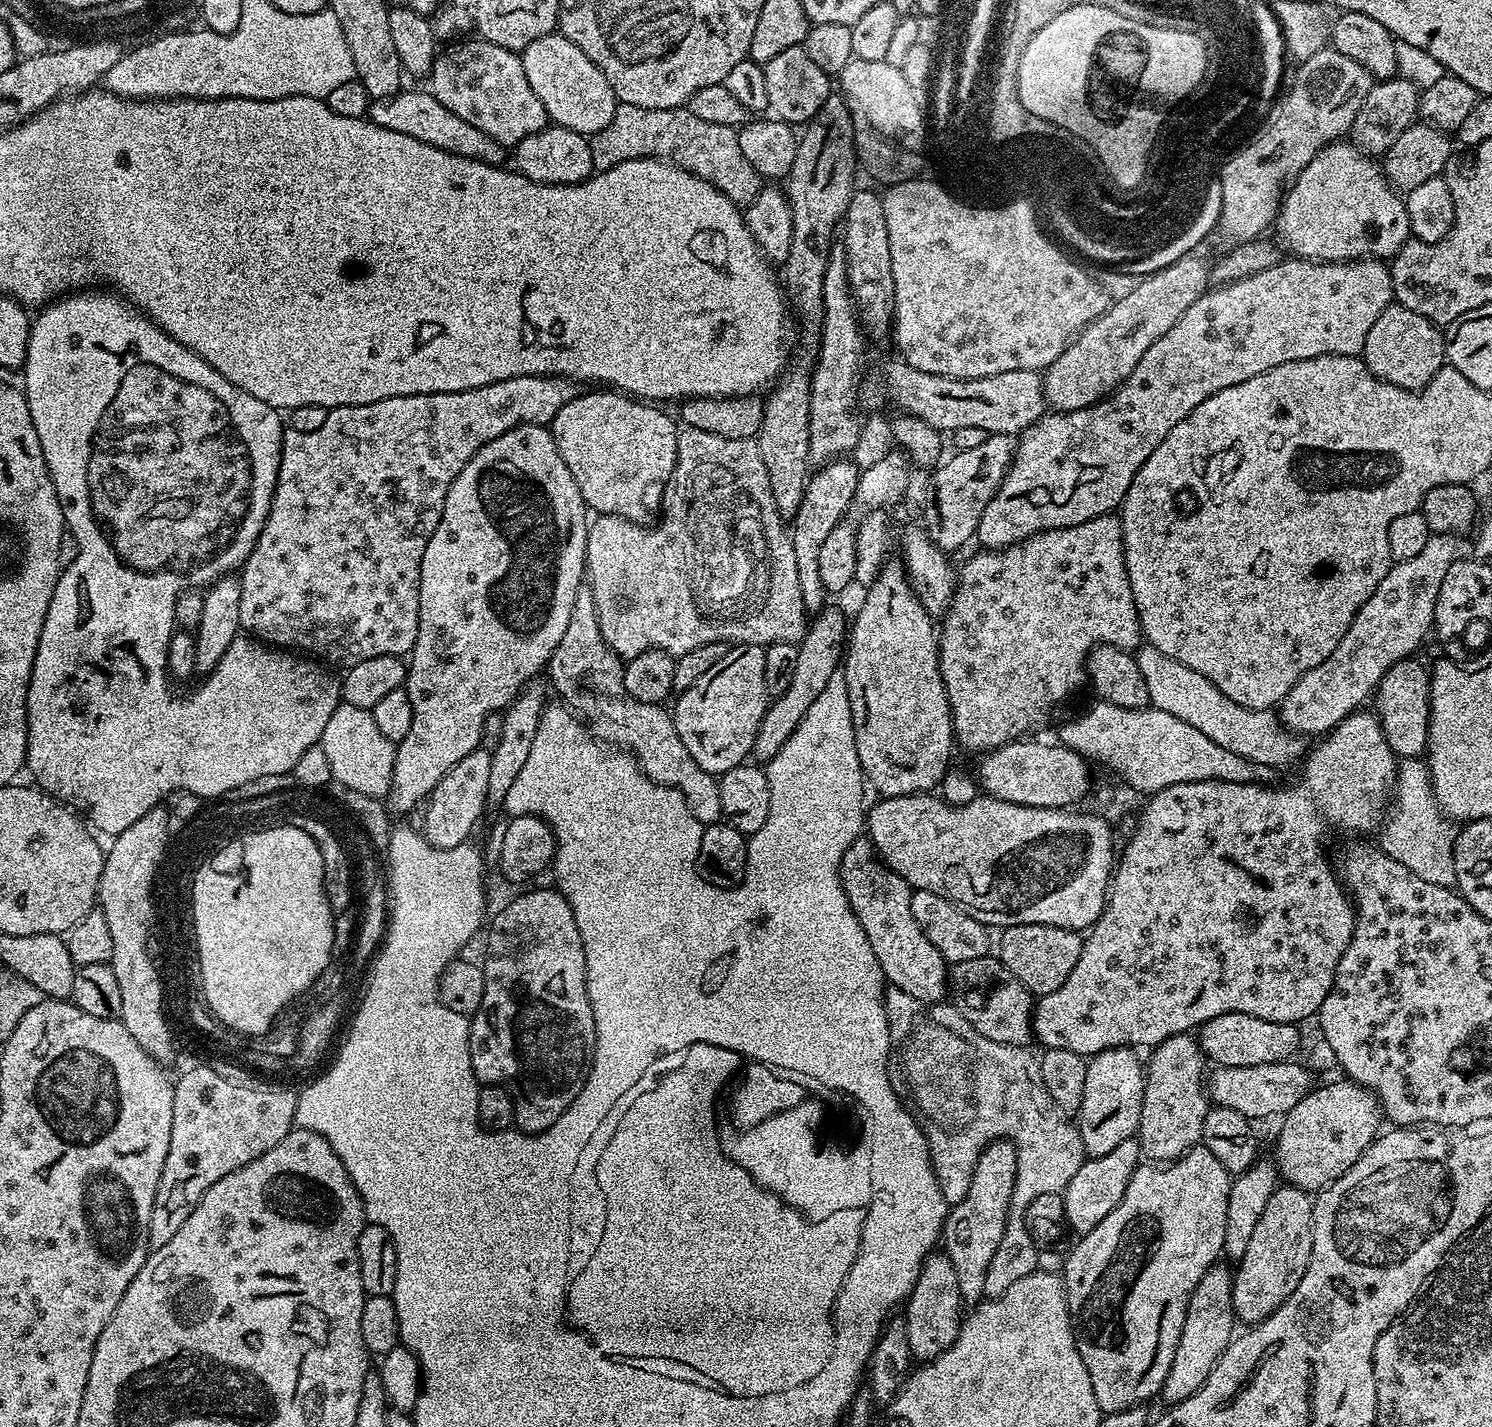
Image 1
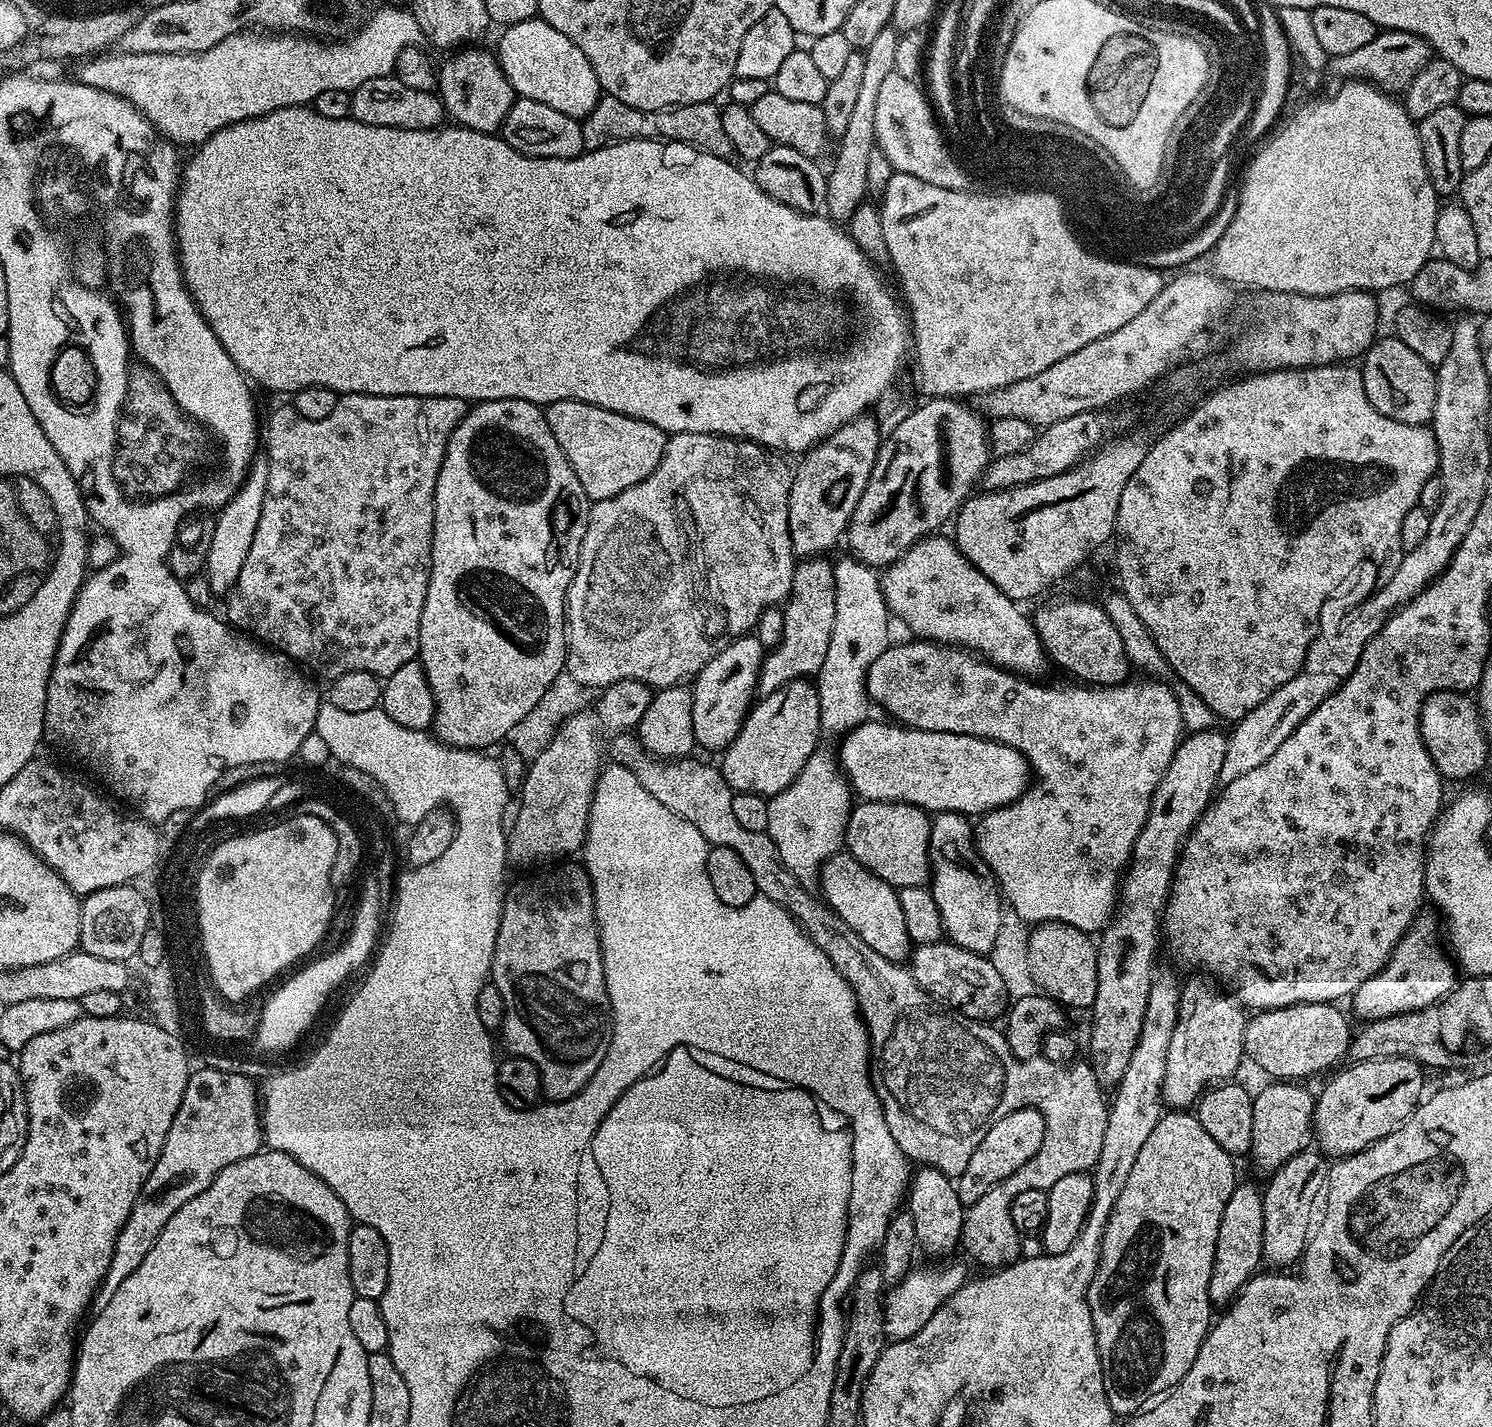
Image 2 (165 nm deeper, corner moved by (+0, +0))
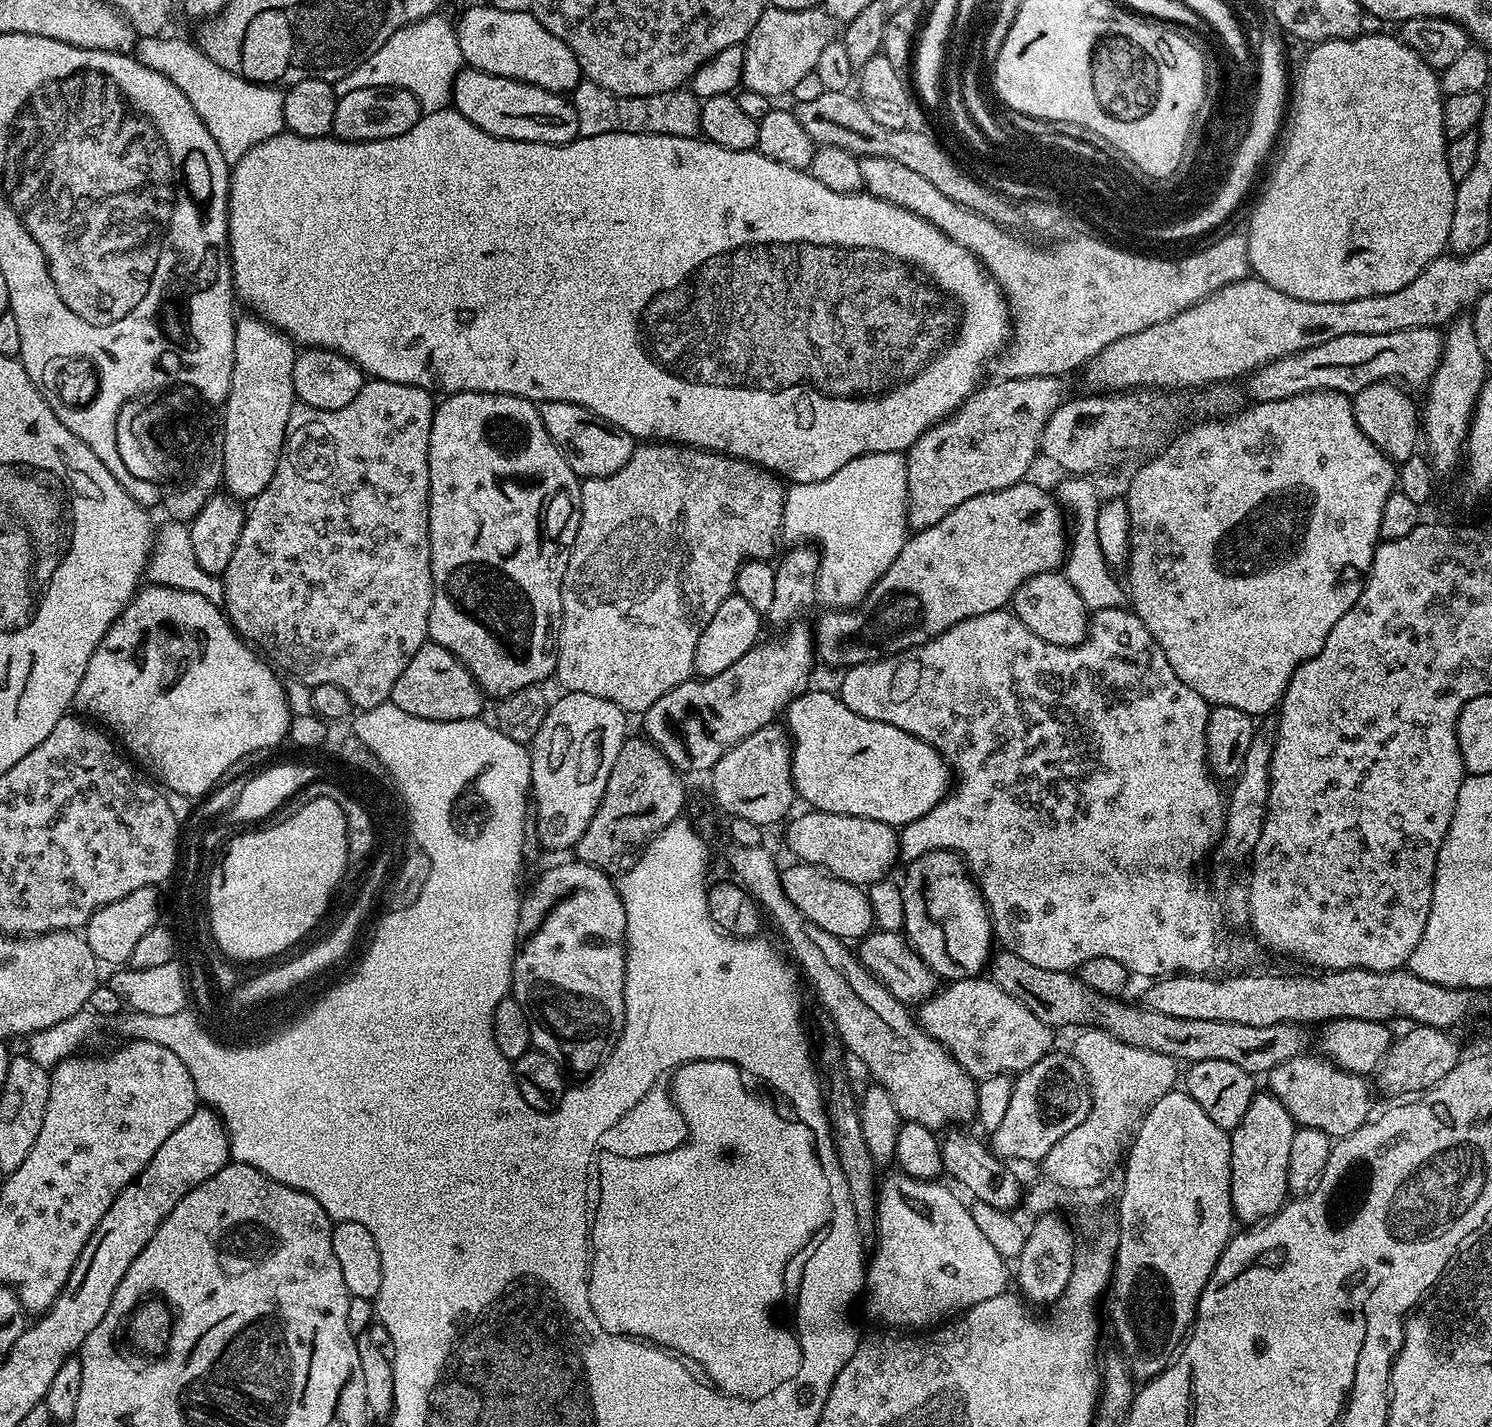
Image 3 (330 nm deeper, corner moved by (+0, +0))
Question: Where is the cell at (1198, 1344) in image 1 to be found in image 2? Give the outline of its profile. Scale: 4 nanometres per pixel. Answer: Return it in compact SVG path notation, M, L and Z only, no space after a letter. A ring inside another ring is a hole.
M1237 1183L1236 1189L1230 1194L1230 1202L1226 1202L1226 1210L1222 1210L1222 1226L1218 1226L1218 1242L1214 1250L1214 1266L1210 1270L1210 1286L1208 1287L1209 1302L1213 1306L1227 1306L1231 1304L1242 1286L1257 1275L1263 1259L1262 1250L1262 1202L1261 1189L1252 1184Z

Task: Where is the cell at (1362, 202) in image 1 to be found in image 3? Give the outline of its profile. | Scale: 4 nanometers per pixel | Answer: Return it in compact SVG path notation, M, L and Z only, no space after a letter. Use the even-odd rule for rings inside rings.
M1369 31L1367 34L1355 36L1352 40L1323 40L1321 44L1309 47L1308 57L1300 64L1300 73L1296 76L1296 89L1291 89L1290 103L1286 108L1286 119L1282 124L1282 140L1284 136L1284 145L1280 148L1280 157L1276 160L1276 165L1272 168L1272 177L1268 180L1268 185L1264 188L1264 193L1260 196L1260 201L1256 204L1256 209L1252 212L1252 217L1248 220L1248 229L1246 235L1248 238L1248 267L1259 279L1266 281L1274 290L1286 294L1290 298L1298 298L1302 302L1354 302L1354 298L1370 298L1371 296L1385 296L1394 294L1394 290L1402 290L1402 286L1410 286L1422 270L1448 248L1448 239L1450 238L1450 218L1454 218L1454 198L1456 197L1457 181L1450 178L1450 170L1446 166L1446 150L1448 145L1444 135L1444 91L1440 88L1440 77L1437 69L1430 67L1422 57L1410 46L1406 46L1399 35L1383 36L1380 32Z

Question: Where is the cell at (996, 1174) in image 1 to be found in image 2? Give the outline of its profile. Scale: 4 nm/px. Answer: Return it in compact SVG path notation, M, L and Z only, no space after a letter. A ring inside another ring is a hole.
M1019 1108L994 1122L986 1130L986 1138L978 1142L974 1154L970 1154L970 1162L966 1162L966 1170L955 1181L958 1198L965 1206L978 1202L986 1190L990 1190L998 1182L1010 1178L1034 1154L1038 1154L1038 1146L1042 1146L1044 1137L1044 1119L1037 1108Z

